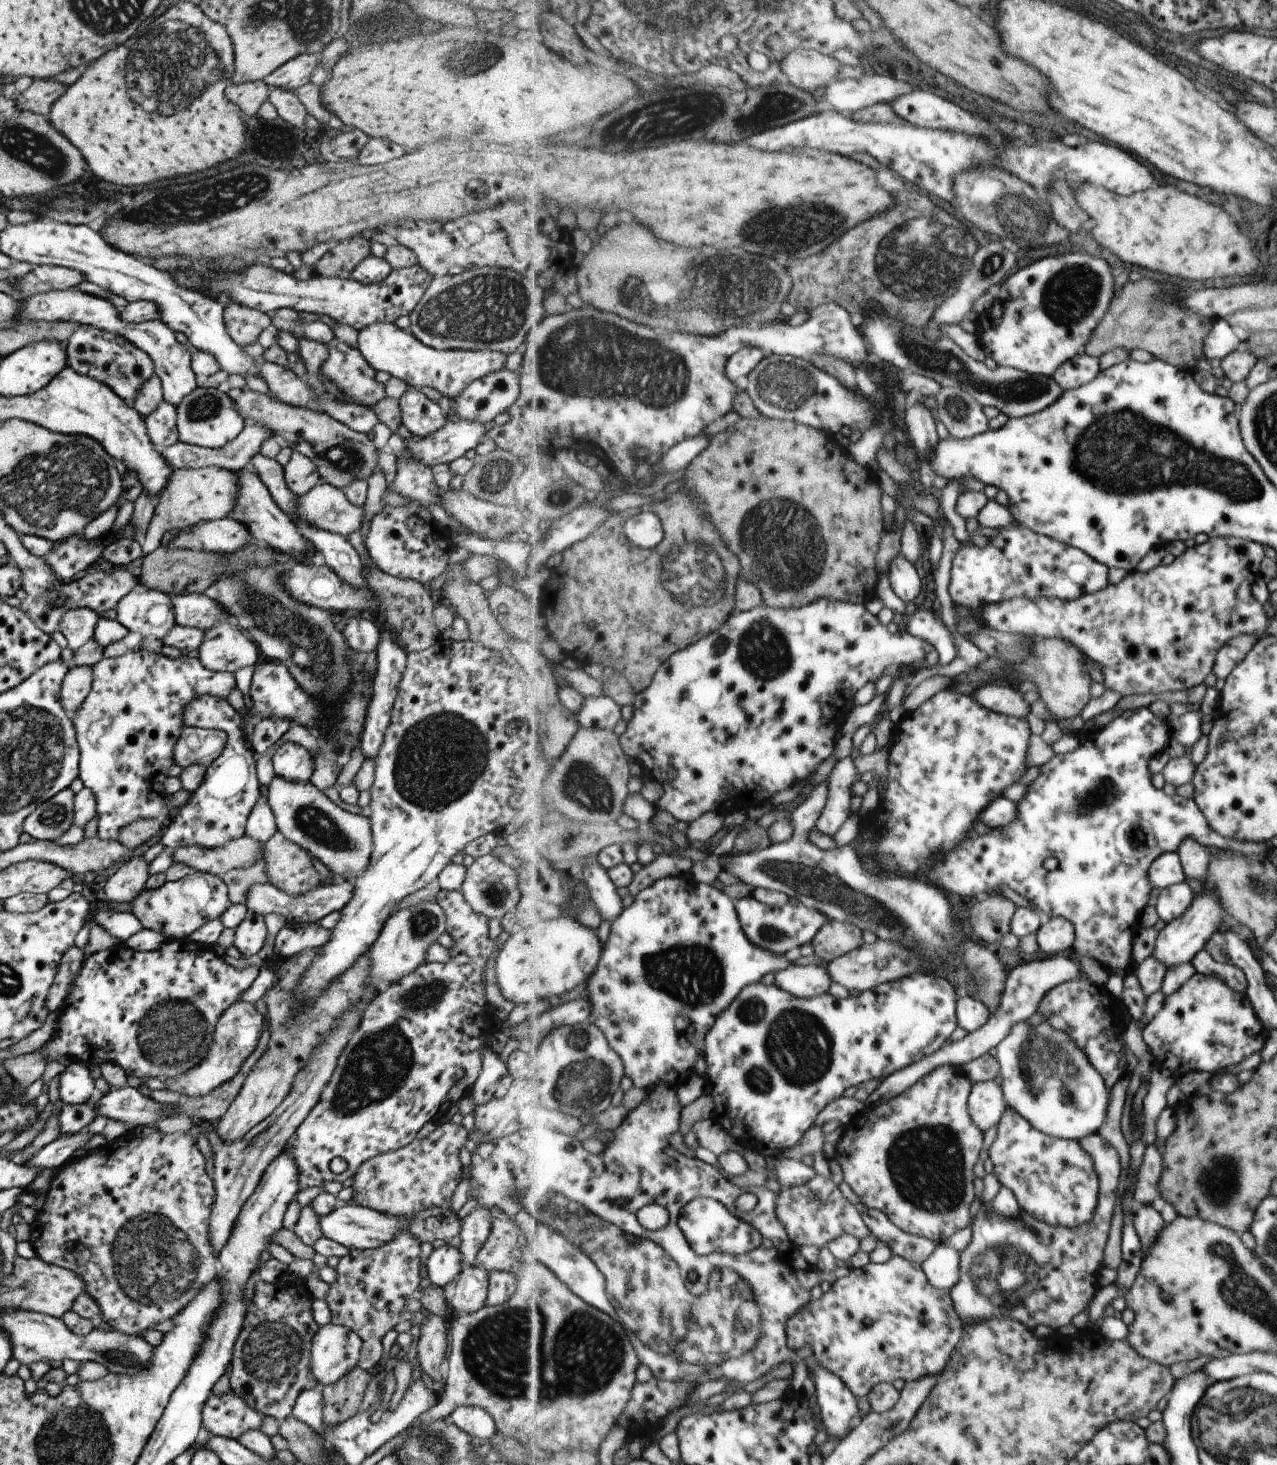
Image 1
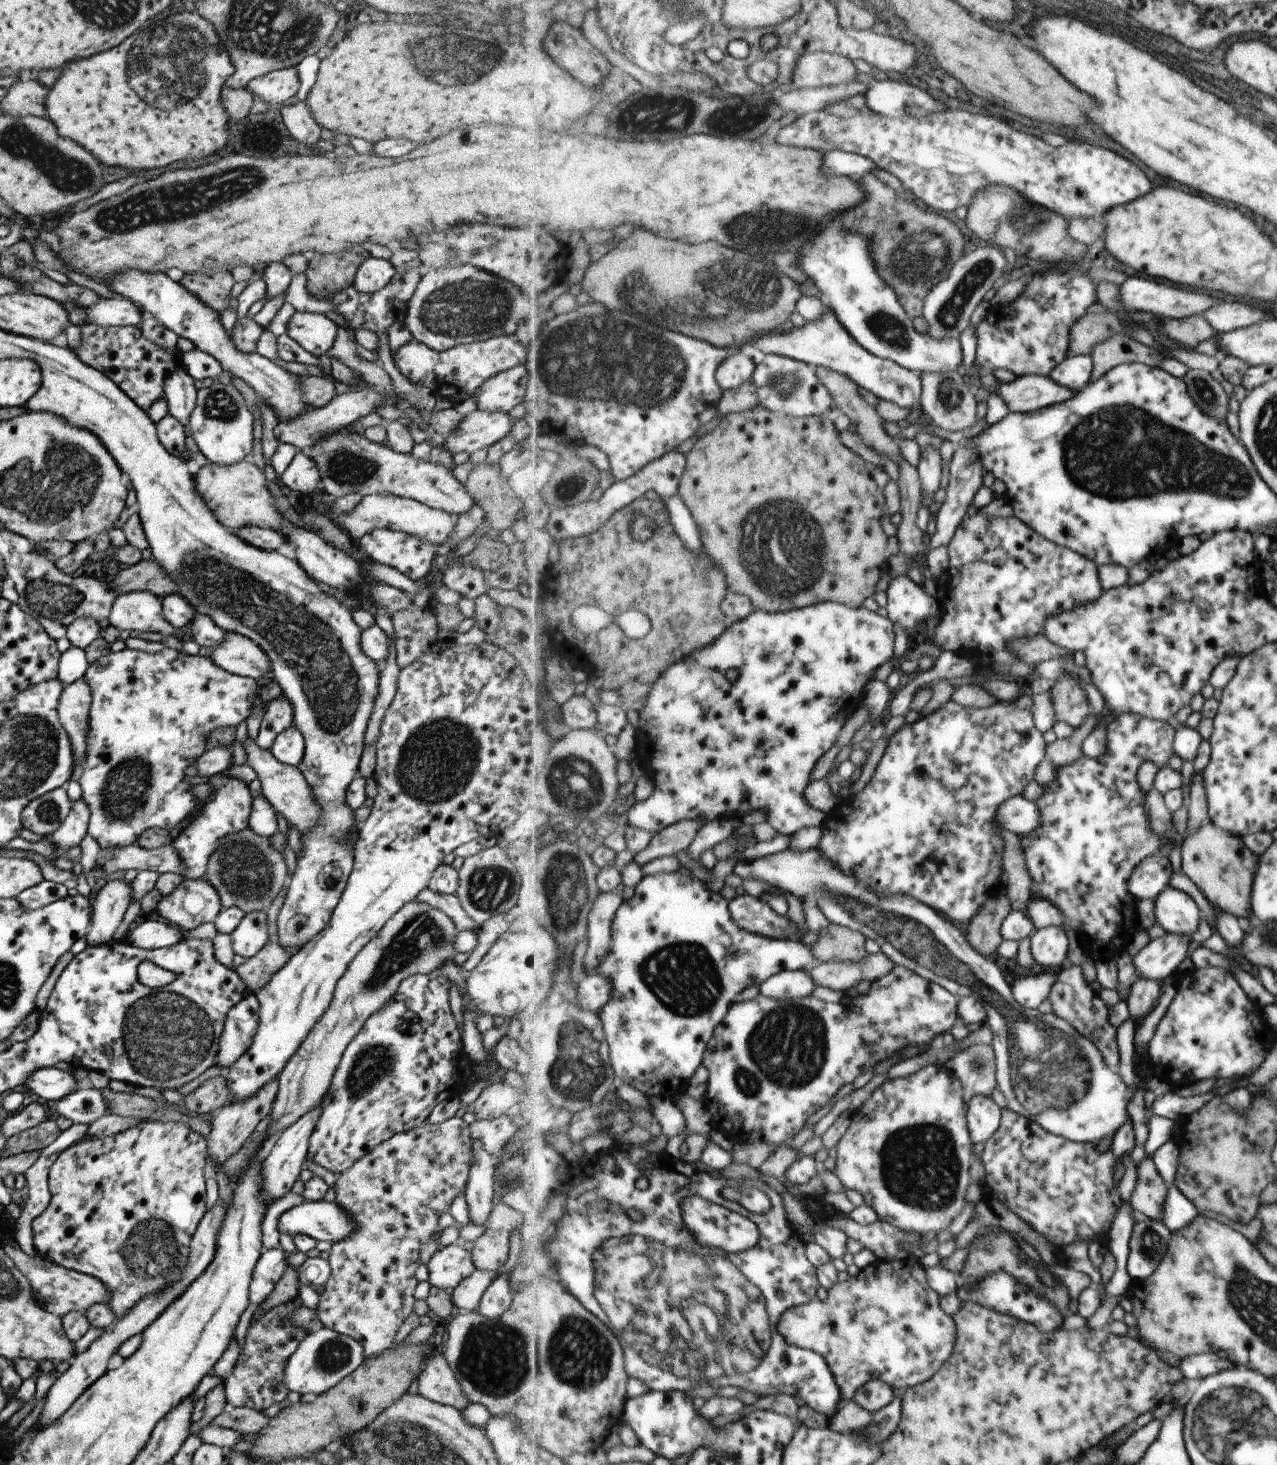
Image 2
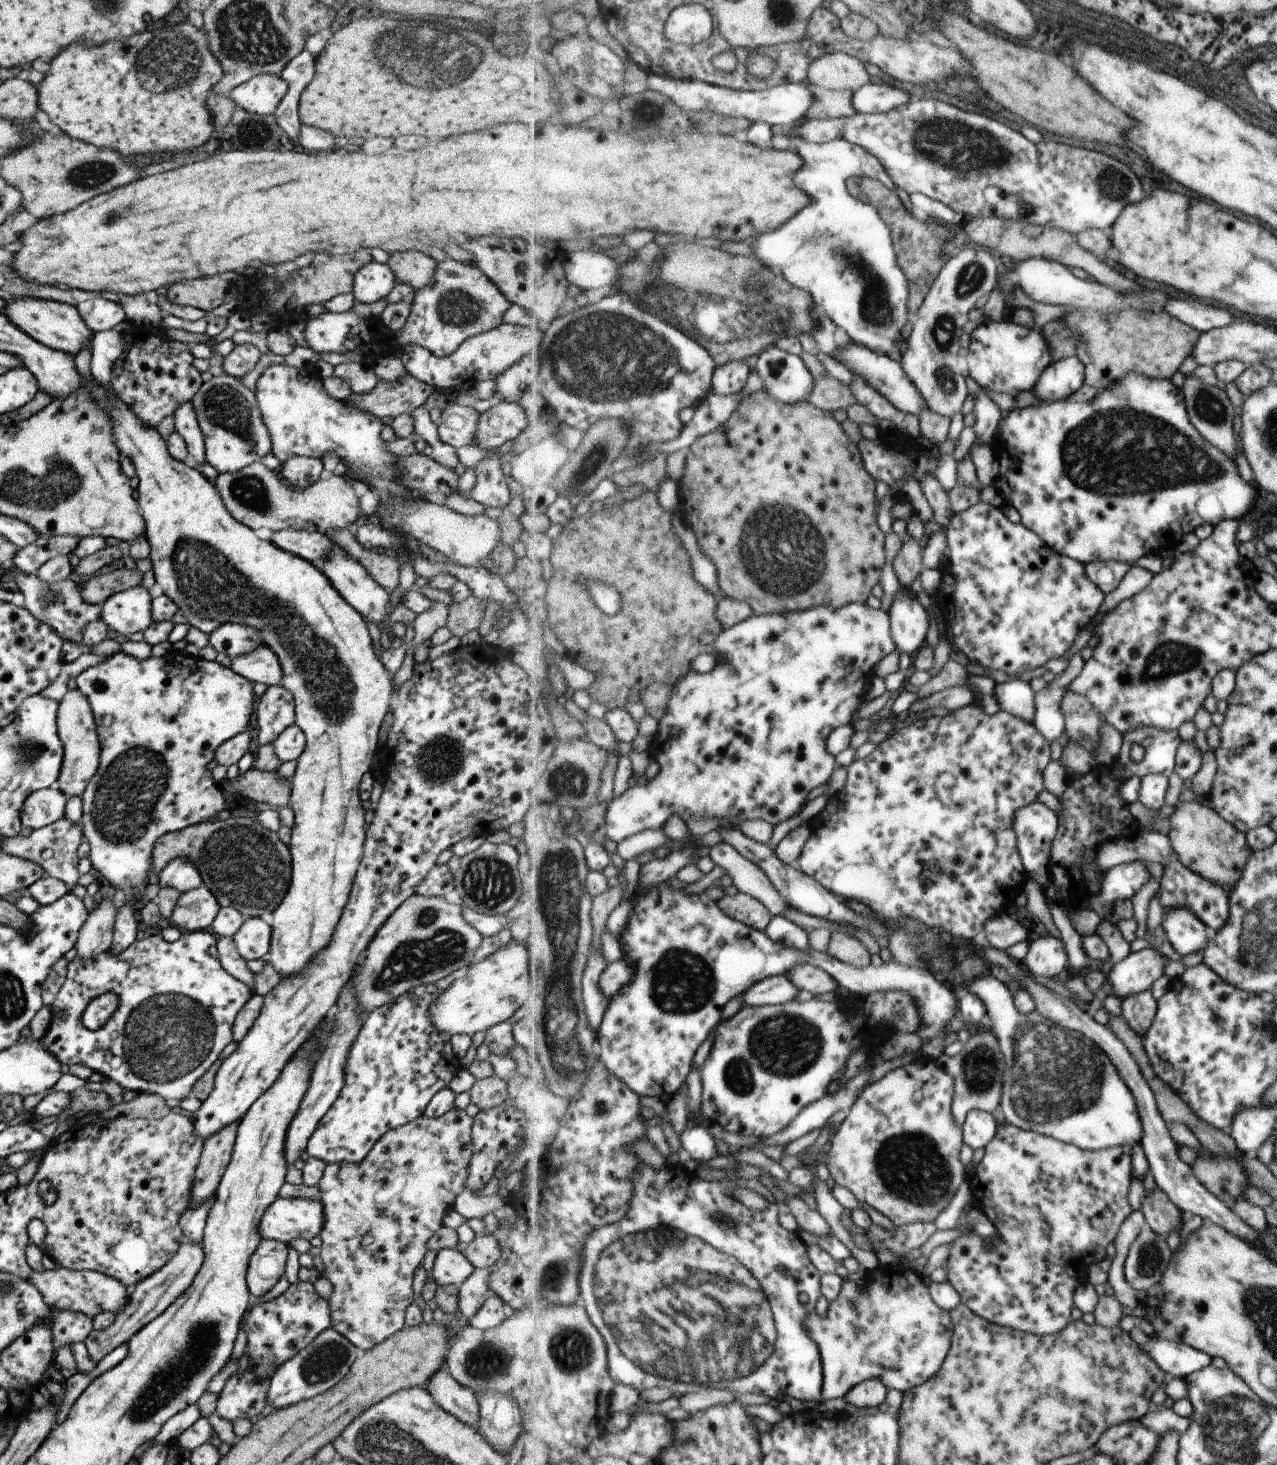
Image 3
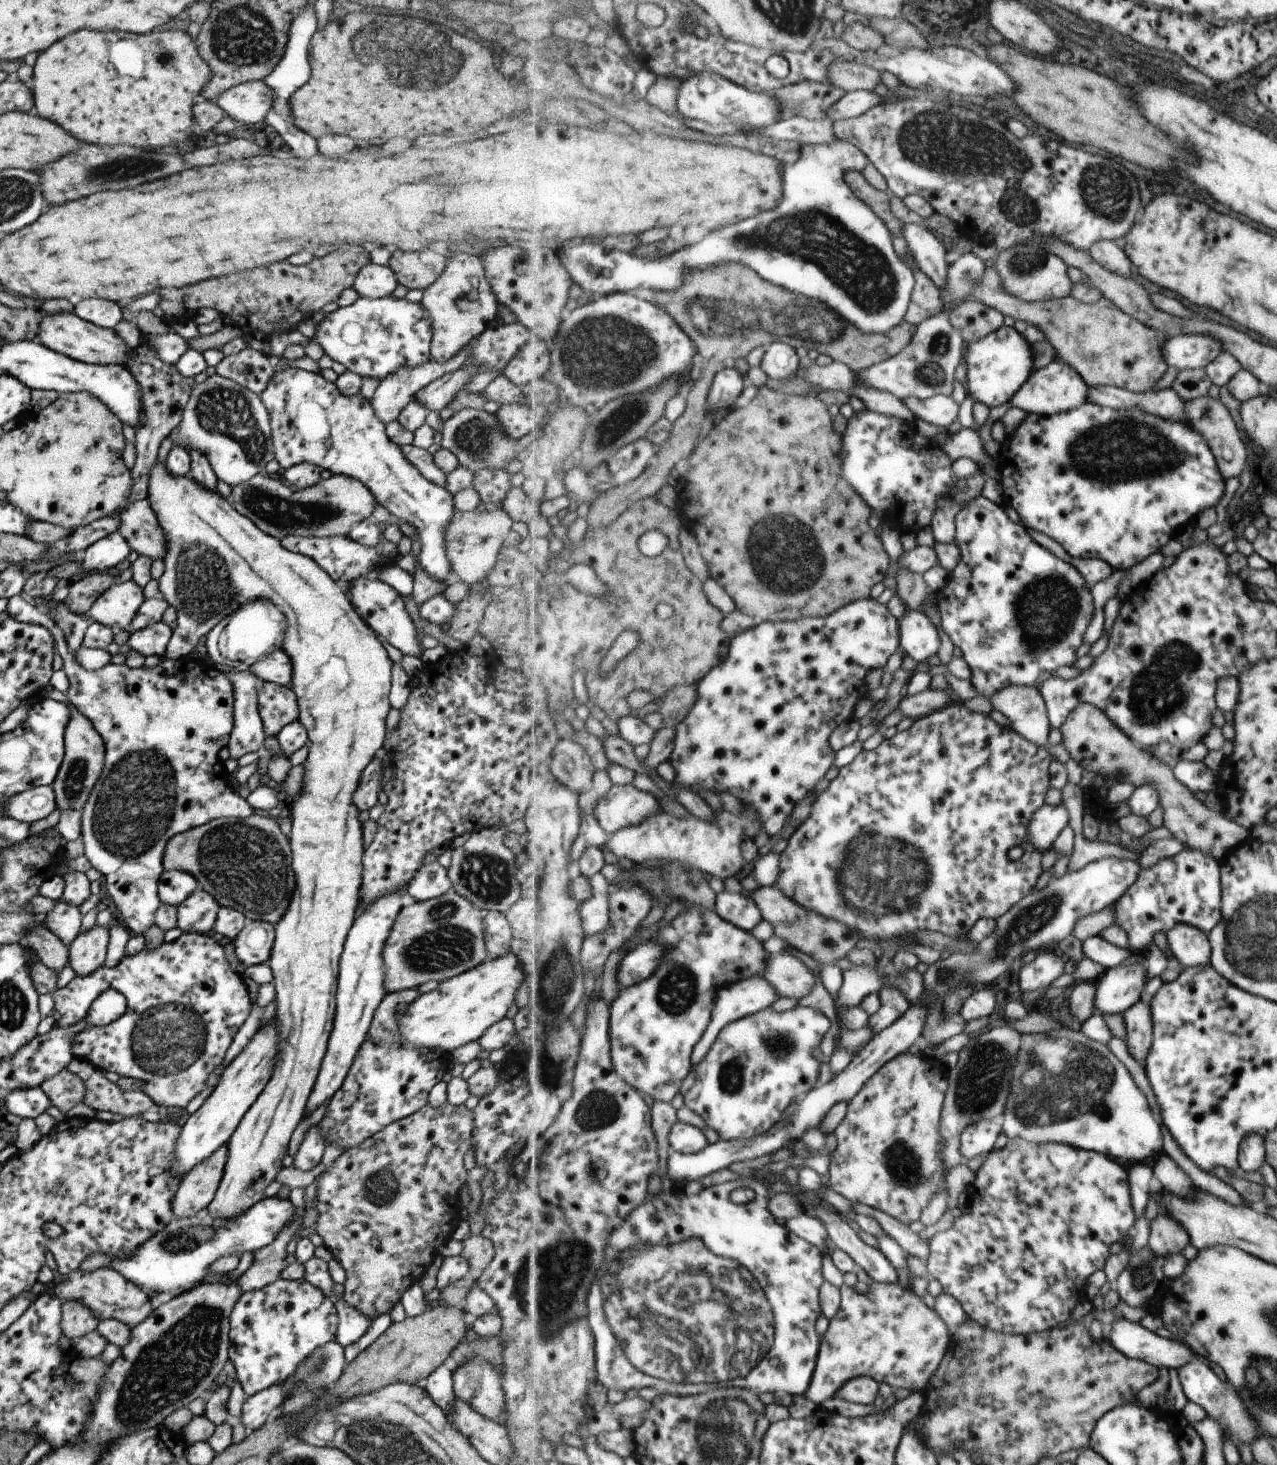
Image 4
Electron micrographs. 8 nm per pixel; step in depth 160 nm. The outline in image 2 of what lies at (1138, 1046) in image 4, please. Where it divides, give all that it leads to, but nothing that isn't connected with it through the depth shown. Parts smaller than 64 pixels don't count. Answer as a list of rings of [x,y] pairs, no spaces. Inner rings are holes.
[[[1139,976],[1132,984],[1127,1006],[1133,1020],[1145,1018],[1154,1010],[1162,993],[1162,982]]]

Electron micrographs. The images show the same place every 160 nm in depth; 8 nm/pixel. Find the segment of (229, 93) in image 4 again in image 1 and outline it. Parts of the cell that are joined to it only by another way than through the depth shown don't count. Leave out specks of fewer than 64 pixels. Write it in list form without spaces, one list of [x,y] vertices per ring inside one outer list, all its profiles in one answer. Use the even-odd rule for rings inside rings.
[[[299,54],[299,56],[285,62],[271,74],[262,79],[263,84],[271,88],[281,88],[295,92],[301,86],[310,83],[309,78],[319,64],[317,54]]]

